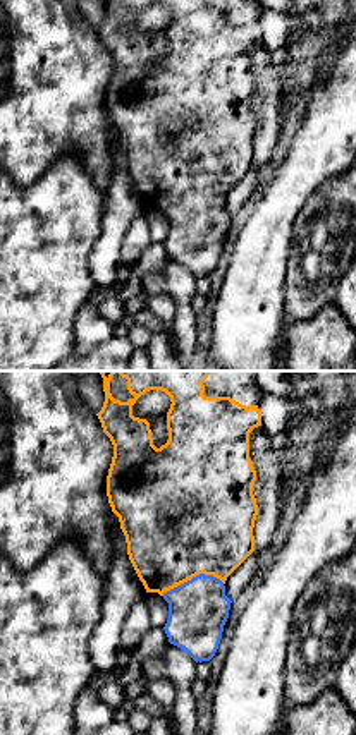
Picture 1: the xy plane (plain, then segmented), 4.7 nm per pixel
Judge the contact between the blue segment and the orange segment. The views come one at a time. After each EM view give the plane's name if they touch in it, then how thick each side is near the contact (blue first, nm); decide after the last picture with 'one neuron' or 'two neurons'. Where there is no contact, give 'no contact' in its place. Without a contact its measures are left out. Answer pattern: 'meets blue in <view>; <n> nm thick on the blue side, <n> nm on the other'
meets blue in xy; 280 nm thick on the blue side, 480 nm on the other

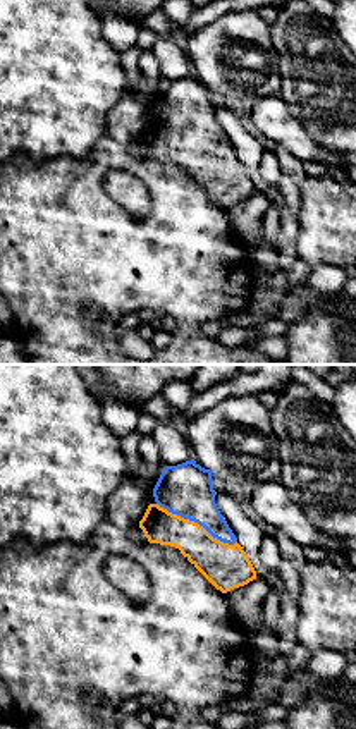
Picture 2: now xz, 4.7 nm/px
meets blue in xz; 240 nm thick on the blue side, 220 nm on the other

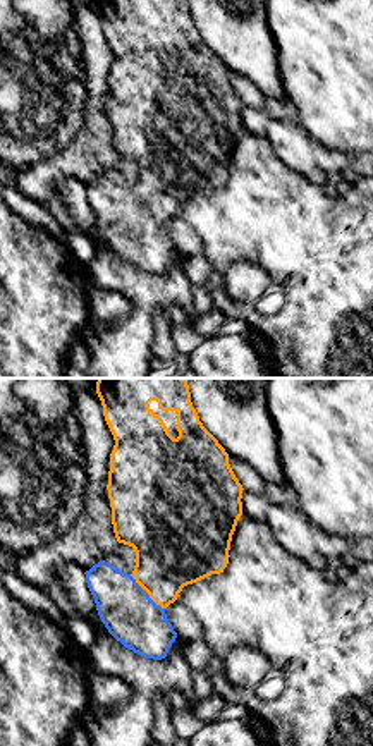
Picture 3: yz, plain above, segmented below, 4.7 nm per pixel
meets blue in yz; 240 nm thick on the blue side, 360 nm on the other

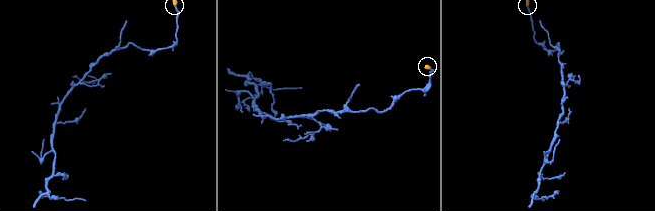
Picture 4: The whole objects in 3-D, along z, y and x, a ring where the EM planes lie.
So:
one neuron

